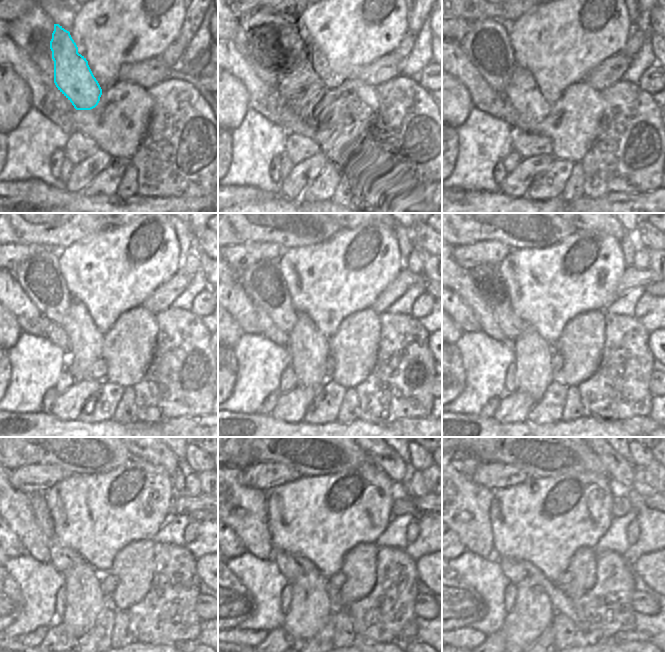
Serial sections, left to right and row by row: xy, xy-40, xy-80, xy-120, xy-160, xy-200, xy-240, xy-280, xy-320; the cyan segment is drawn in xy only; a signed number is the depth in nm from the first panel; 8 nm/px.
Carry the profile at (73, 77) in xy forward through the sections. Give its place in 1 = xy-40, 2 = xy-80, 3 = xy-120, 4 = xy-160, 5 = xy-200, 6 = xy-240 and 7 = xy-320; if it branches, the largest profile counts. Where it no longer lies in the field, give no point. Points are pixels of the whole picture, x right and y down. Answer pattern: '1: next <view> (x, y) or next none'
1: next xy-40 (298, 85)
2: next xy-80 (522, 91)
3: next xy-120 (86, 341)
4: next xy-160 (309, 349)
5: next xy-200 (532, 354)
6: next xy-240 (84, 599)
7: next xy-320 (532, 613)

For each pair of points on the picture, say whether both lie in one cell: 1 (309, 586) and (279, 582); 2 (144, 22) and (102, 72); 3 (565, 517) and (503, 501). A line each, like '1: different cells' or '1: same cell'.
1: different cells
2: same cell
3: same cell

